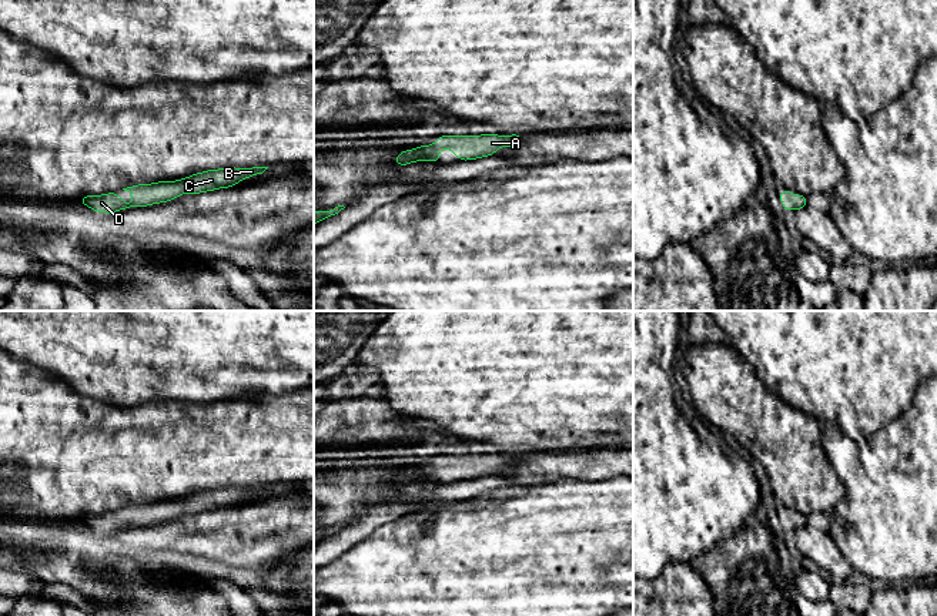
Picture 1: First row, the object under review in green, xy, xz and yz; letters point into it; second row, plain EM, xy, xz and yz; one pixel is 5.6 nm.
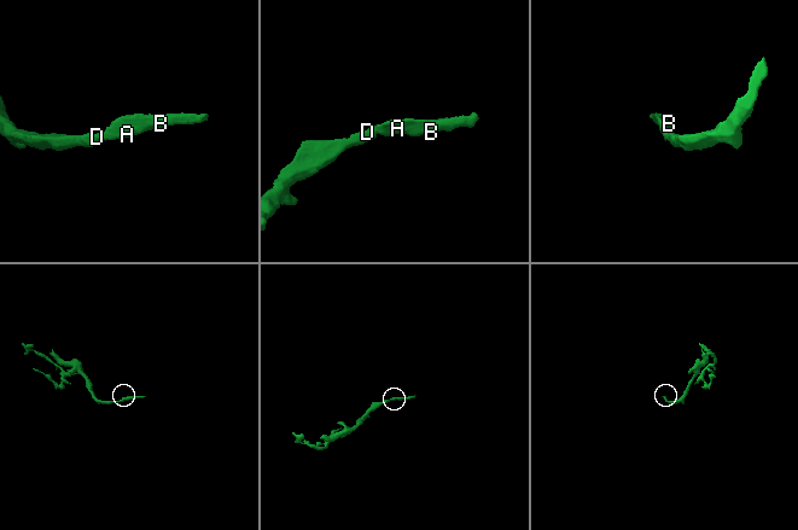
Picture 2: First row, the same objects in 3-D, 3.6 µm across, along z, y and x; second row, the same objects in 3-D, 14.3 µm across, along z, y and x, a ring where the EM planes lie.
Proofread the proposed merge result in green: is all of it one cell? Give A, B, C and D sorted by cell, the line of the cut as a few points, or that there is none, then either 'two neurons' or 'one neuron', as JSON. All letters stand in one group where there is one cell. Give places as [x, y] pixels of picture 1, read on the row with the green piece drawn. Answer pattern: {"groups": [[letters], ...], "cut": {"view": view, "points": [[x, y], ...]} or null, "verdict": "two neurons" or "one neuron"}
{"groups": [["A", "B", "C", "D"]], "cut": null, "verdict": "one neuron"}

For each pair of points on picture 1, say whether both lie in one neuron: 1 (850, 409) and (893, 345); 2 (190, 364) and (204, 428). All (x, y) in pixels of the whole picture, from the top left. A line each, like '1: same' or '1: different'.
1: same
2: different

